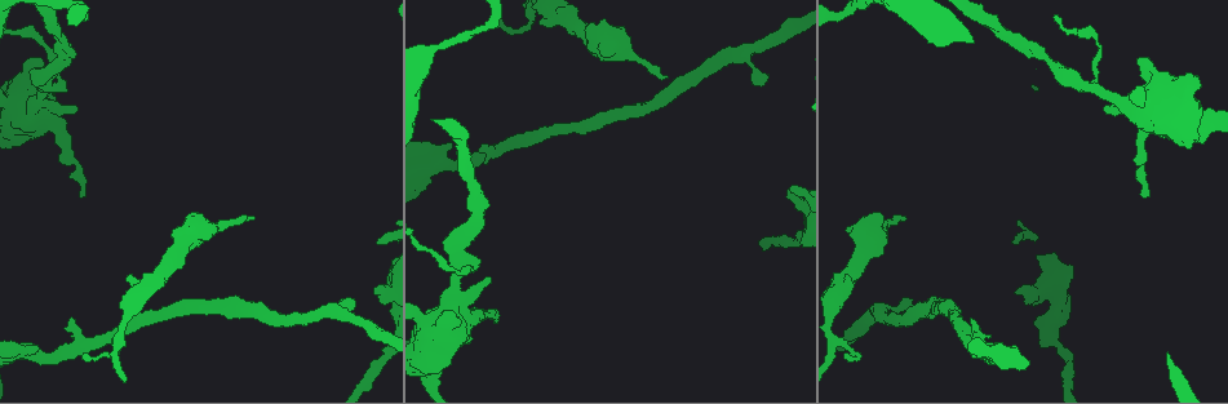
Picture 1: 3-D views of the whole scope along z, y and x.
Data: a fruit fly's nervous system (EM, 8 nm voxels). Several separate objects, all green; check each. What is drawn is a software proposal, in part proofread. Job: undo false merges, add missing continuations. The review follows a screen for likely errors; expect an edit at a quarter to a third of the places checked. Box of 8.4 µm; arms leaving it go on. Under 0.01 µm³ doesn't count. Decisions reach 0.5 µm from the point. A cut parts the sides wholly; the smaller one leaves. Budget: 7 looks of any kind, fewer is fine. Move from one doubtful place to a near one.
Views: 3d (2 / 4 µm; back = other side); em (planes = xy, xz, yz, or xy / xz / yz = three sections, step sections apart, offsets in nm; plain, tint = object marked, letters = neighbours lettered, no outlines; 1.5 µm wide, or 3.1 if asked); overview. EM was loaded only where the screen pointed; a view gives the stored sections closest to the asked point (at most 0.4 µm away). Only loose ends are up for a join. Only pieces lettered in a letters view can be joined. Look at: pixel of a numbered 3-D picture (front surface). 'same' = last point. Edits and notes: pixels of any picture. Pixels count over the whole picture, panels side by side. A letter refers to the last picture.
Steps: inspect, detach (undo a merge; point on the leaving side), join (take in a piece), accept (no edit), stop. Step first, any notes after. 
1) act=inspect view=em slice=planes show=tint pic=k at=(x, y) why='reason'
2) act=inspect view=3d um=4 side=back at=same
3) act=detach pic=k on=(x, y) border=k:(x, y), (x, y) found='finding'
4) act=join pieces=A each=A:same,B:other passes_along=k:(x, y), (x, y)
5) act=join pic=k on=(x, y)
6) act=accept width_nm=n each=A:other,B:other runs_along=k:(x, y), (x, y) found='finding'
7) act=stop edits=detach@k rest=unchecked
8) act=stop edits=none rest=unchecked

act=inspect view=em slice=planes show=letters pic=1 at=(426, 379)

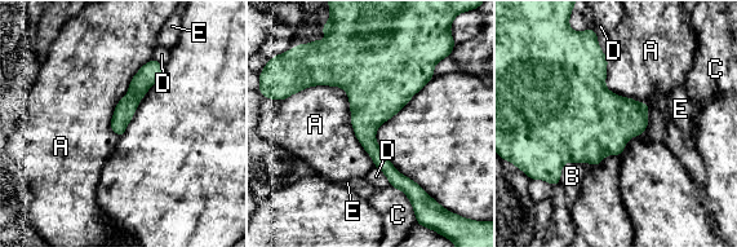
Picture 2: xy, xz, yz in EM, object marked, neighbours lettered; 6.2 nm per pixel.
act=accept longest_contact=A:700nm each=A:other,B:other,C:other,D:other,E:other border=2:(284, 98), (341, 87), (374, 166) found='all the same neuron'

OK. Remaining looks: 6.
act=inspect view=em slice=planes show=letters pic=1 at=(995, 353) why='sudden change in width'

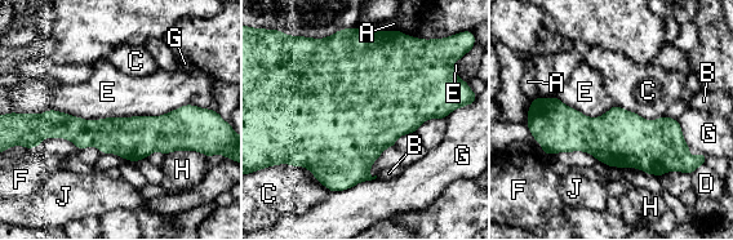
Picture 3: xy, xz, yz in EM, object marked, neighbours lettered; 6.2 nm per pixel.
act=accept width_nm=260 each=A:other,B:other,C:other,D:other,E:other,F:other,G:other,H:other,J:other border=3:(199, 106), (101, 119), (34, 114) found='continuous, no second neuron'

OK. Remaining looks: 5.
act=inspect view=em slice=xy step=4 show=letters pic=1 at=(85, 354) why='an open end'

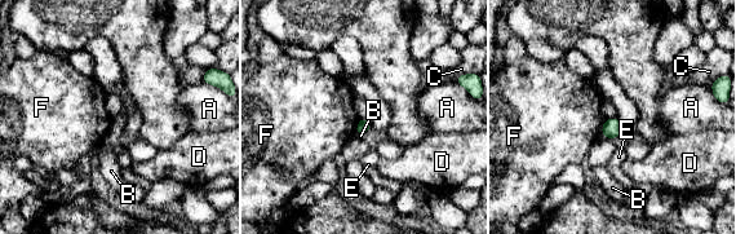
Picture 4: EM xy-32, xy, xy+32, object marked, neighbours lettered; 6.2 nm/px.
act=inspect view=em slice=planes show=letters at=same why='cut it another way'

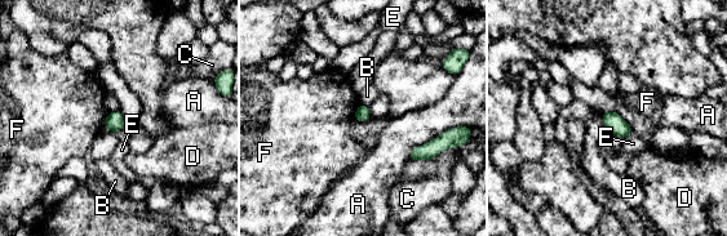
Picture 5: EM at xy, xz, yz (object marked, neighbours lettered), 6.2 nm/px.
act=accept each=A:other,B:other,C:other,D:other,E:other,F:other border=5:(109, 111), (103, 128) found='no lettered piece goes on from it'

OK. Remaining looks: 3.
act=stop edits=none rest=unchecked

